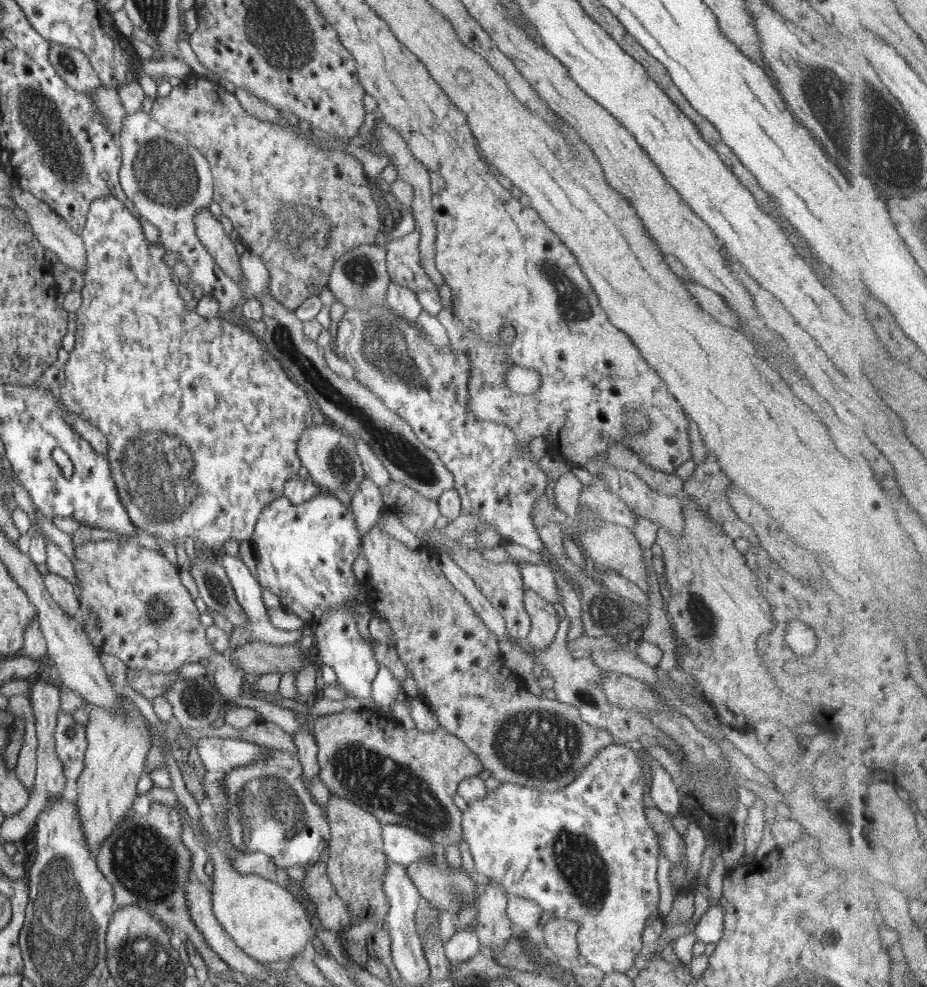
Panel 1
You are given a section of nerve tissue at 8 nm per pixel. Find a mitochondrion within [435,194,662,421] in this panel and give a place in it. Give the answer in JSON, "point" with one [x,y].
{"point":[574,308]}

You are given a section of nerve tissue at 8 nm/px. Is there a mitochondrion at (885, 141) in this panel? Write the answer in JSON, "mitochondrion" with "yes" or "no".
{"mitochondrion":"yes"}

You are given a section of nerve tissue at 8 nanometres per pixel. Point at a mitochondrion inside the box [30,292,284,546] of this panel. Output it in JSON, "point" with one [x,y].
{"point":[163,469]}

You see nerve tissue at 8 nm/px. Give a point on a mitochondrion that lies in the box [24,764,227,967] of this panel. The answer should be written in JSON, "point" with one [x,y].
{"point":[143,861]}

